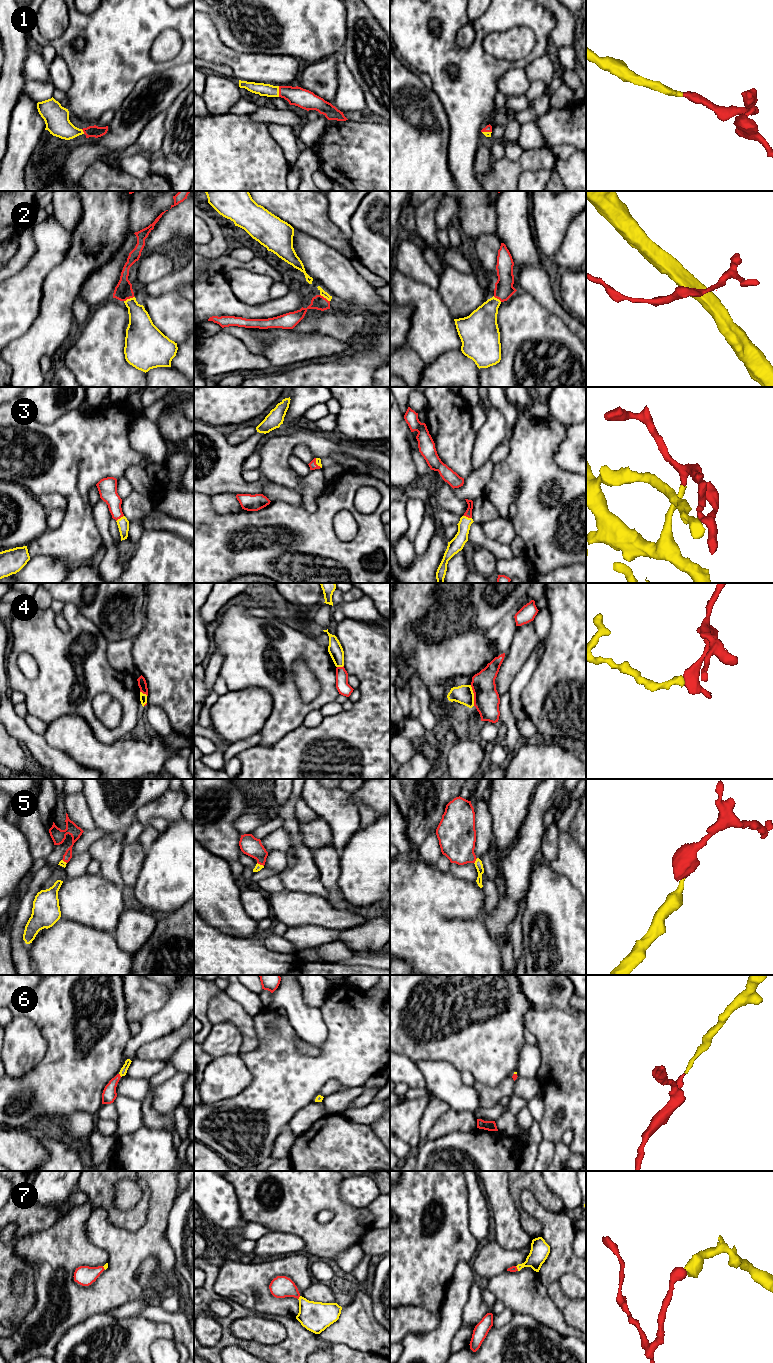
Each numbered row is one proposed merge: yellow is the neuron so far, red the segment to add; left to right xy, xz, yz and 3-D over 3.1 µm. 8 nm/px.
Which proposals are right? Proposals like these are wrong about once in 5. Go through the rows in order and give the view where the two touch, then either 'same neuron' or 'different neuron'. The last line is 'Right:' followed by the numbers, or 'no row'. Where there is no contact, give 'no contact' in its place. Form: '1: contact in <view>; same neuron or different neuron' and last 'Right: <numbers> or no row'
1: contact in xz; same neuron
2: contact in xy; same neuron
3: contact in yz; same neuron
4: contact in yz; different neuron
5: contact in yz; same neuron
6: contact in xy; same neuron
7: contact in xz; same neuron
Right: 1, 2, 3, 5, 6, 7

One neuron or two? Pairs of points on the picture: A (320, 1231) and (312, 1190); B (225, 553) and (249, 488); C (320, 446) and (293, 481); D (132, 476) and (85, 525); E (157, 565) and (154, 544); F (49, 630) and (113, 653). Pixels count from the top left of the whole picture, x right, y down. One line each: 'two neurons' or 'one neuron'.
A: one neuron
B: two neurons
C: one neuron
D: two neurons
E: one neuron
F: two neurons

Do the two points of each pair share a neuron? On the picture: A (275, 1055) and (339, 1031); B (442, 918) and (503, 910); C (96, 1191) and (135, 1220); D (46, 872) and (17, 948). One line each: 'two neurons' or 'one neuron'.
A: one neuron
B: two neurons
C: one neuron
D: one neuron

